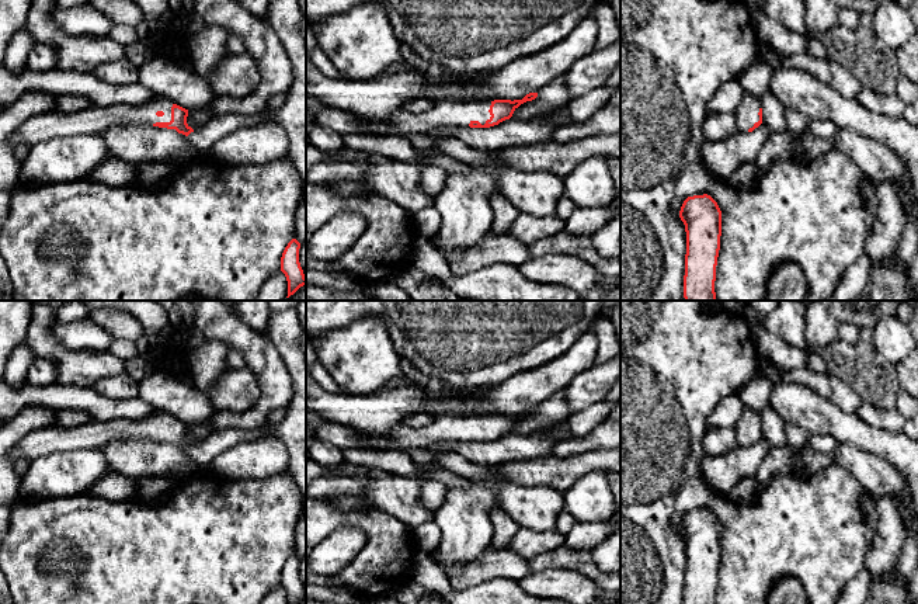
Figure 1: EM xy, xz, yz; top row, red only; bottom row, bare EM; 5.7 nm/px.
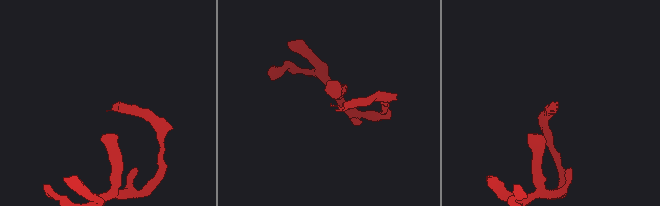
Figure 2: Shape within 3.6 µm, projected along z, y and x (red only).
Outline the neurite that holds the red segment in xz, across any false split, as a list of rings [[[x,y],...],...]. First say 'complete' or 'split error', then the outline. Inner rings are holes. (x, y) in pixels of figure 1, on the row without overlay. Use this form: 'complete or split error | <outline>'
split error | [[[529,407],[522,414],[494,416],[438,416],[424,428],[410,428],[399,424],[386,438],[355,430],[368,441],[372,449],[427,448],[441,441],[490,442],[510,434],[524,417],[532,416],[538,407]]]

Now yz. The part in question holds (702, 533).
complete | [[[707,508],[688,511],[679,525],[686,546],[684,604],[714,604],[721,525]]]

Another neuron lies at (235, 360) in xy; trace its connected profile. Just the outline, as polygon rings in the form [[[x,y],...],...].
[[[230,350],[230,353],[227,354],[227,358],[226,358],[226,365],[227,365],[229,371],[236,371],[236,369],[244,368],[246,361],[244,361],[243,354],[237,350]]]

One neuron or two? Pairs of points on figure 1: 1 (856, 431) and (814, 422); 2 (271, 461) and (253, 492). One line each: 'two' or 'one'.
1: one
2: two

